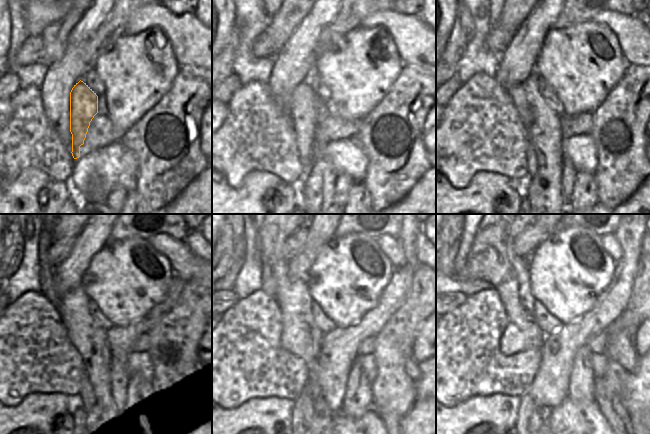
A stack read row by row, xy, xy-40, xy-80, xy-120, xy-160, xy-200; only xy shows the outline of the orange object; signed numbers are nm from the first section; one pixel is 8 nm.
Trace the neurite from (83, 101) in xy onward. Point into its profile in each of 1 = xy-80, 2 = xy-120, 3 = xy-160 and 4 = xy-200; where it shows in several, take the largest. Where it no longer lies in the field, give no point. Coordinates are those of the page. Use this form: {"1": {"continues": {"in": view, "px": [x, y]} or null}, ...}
{"1": {"continues": {"in": "xy-80", "px": [517, 94]}}, "2": {"continues": {"in": "xy-120", "px": [85, 393]}}, "3": {"continues": {"in": "xy-160", "px": [312, 390]}}, "4": {"continues": {"in": "xy-200", "px": [535, 417]}}}

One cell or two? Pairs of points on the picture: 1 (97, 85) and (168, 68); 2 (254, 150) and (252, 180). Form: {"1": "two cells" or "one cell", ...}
{"1": "two cells", "2": "two cells"}

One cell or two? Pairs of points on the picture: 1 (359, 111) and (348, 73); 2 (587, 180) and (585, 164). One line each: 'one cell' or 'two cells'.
1: one cell
2: two cells

